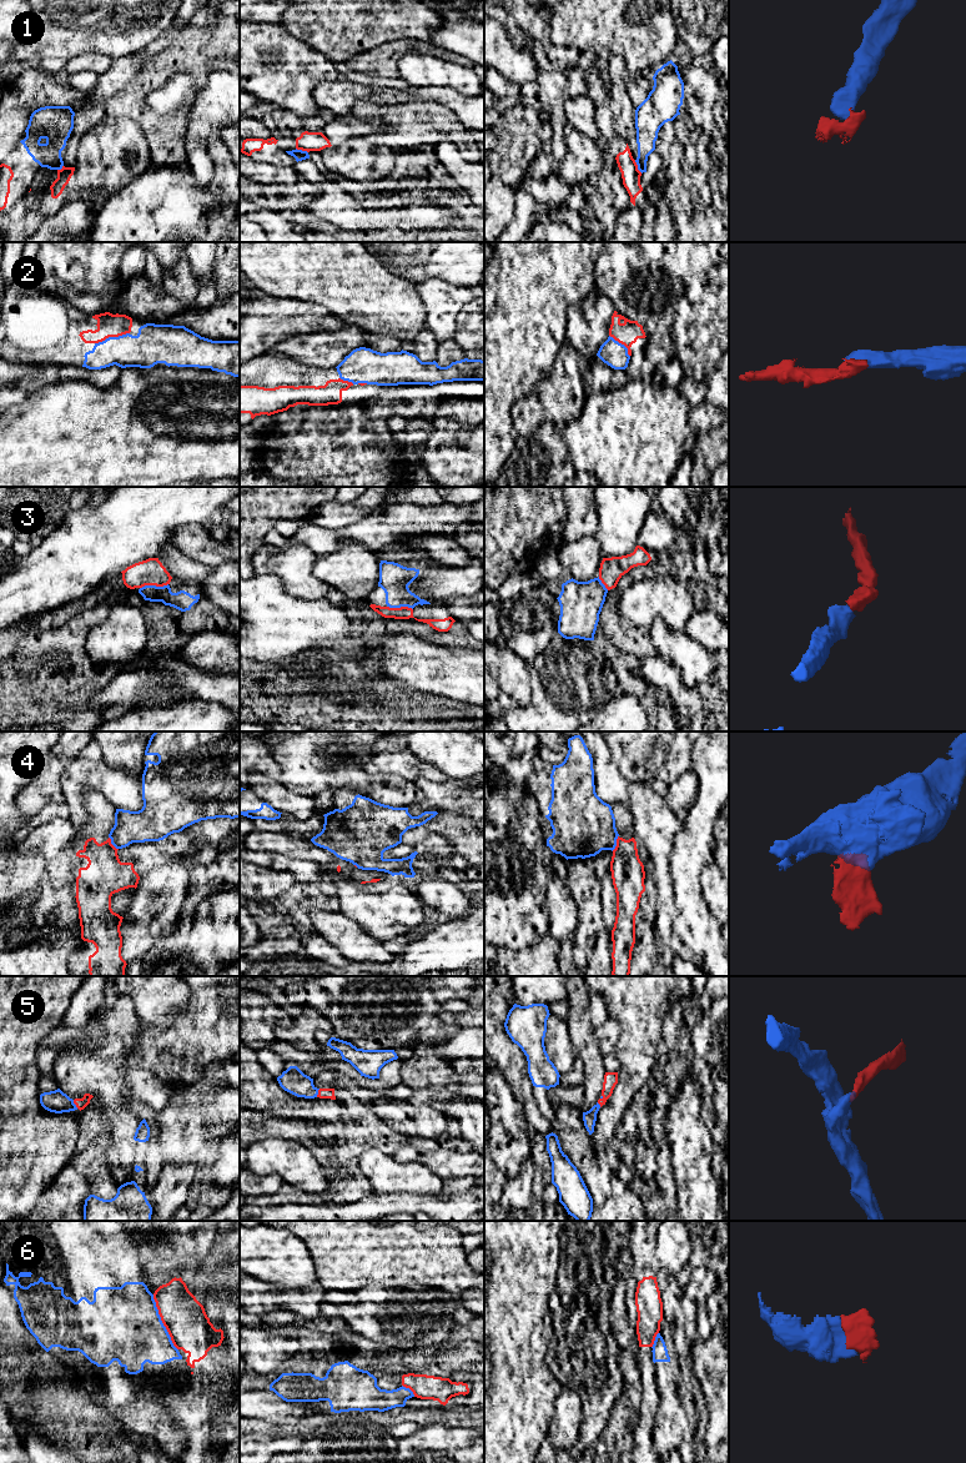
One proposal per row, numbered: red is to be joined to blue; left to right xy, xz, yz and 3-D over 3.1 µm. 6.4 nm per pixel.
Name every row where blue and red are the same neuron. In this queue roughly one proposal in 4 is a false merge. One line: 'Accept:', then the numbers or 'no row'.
Accept: 1, 2, 3, 5

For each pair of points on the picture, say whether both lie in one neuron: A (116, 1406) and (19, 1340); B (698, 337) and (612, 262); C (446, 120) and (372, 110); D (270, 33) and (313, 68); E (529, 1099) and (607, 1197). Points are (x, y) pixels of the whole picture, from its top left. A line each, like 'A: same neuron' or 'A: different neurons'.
A: different neurons
B: same neuron
C: same neuron
D: same neuron
E: same neuron

